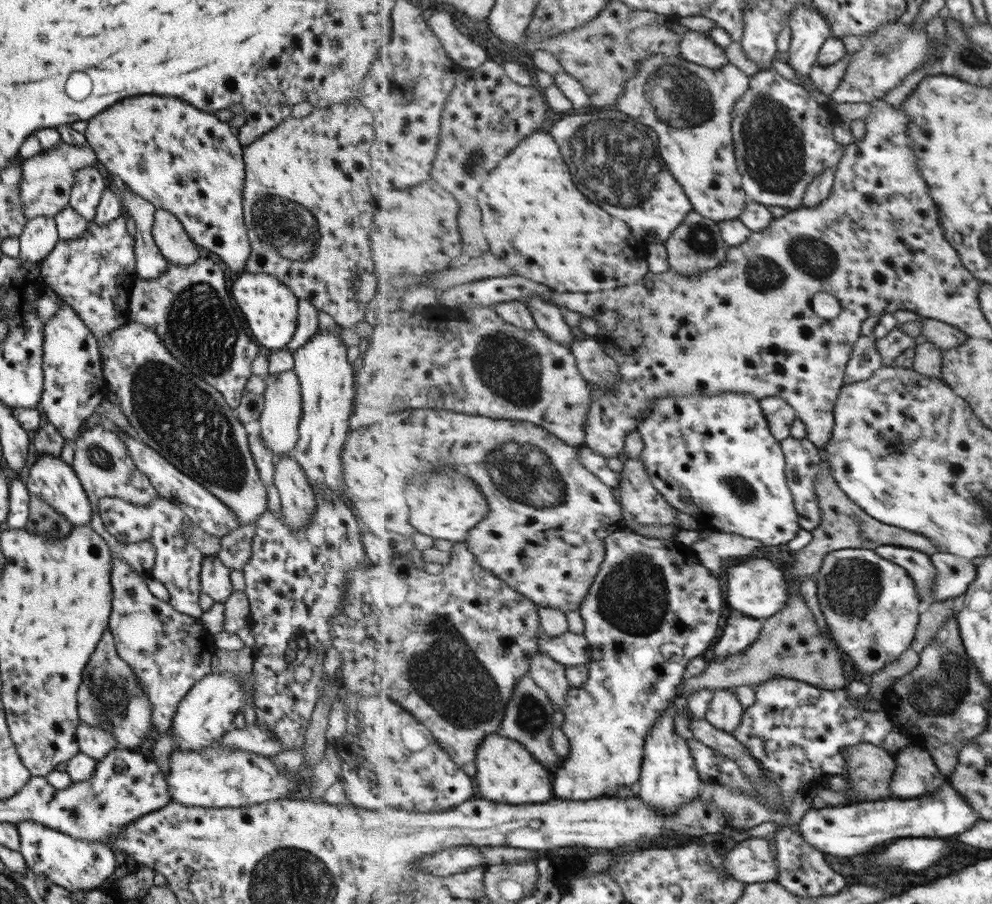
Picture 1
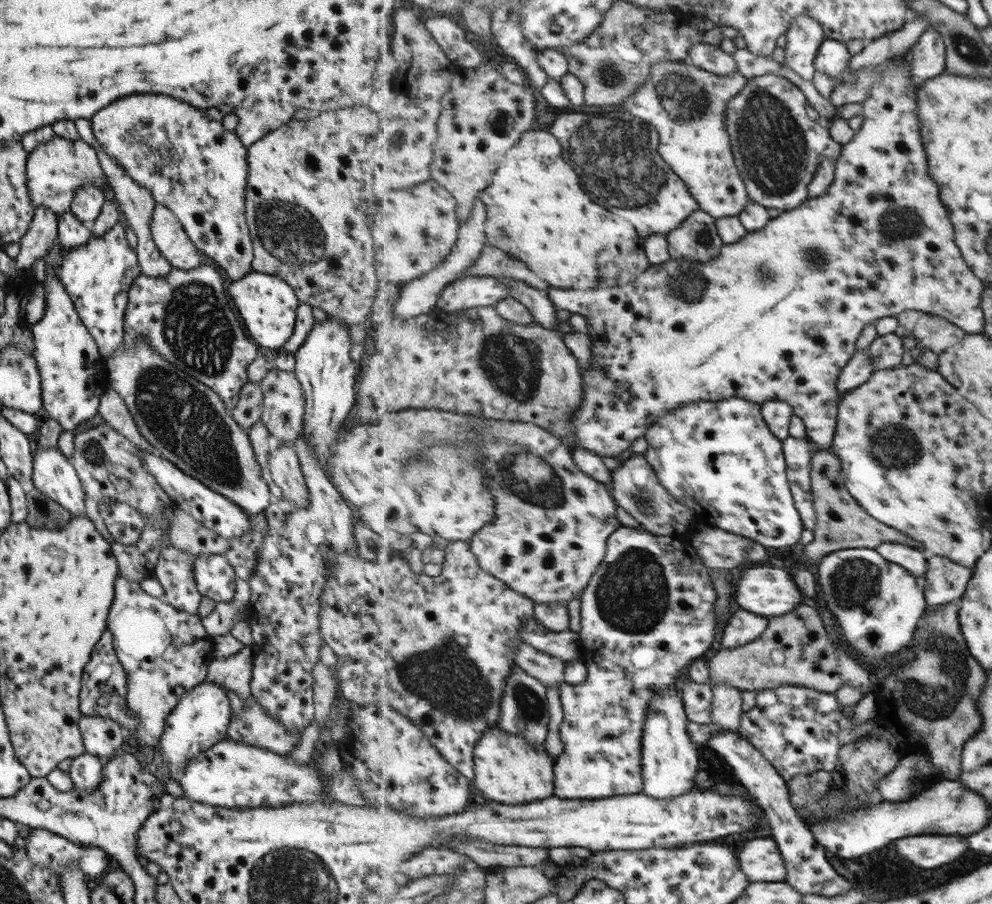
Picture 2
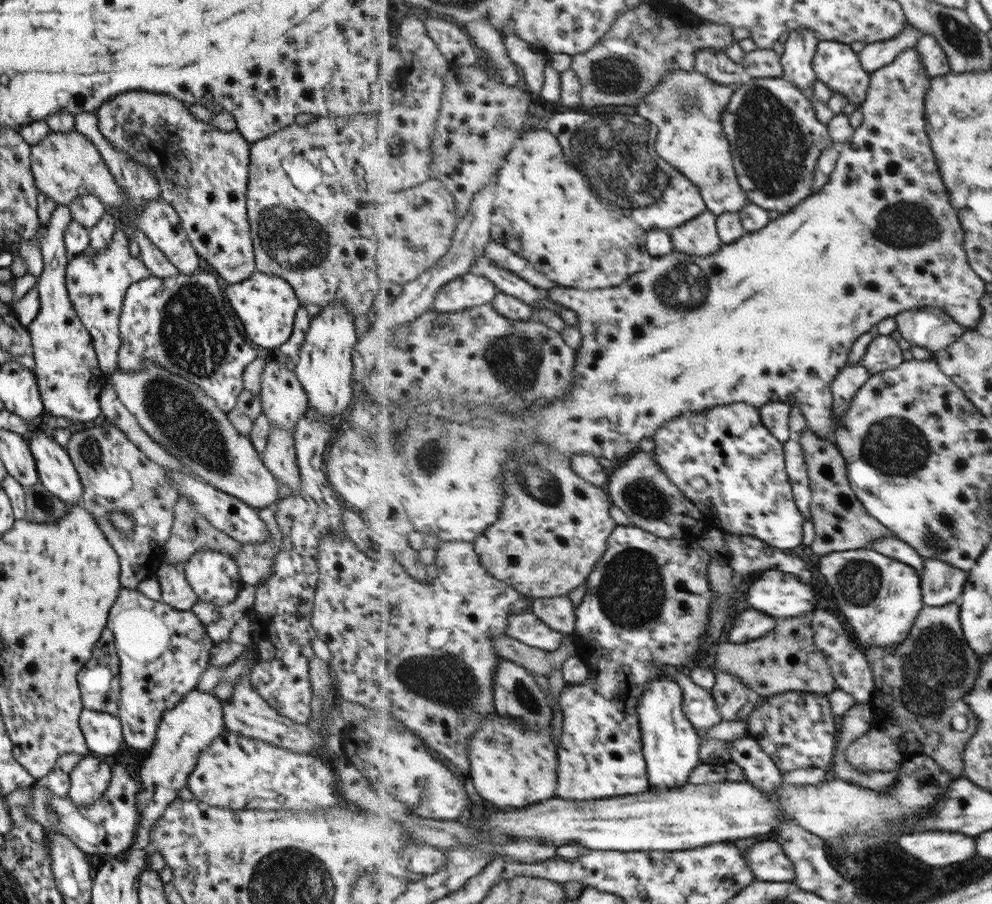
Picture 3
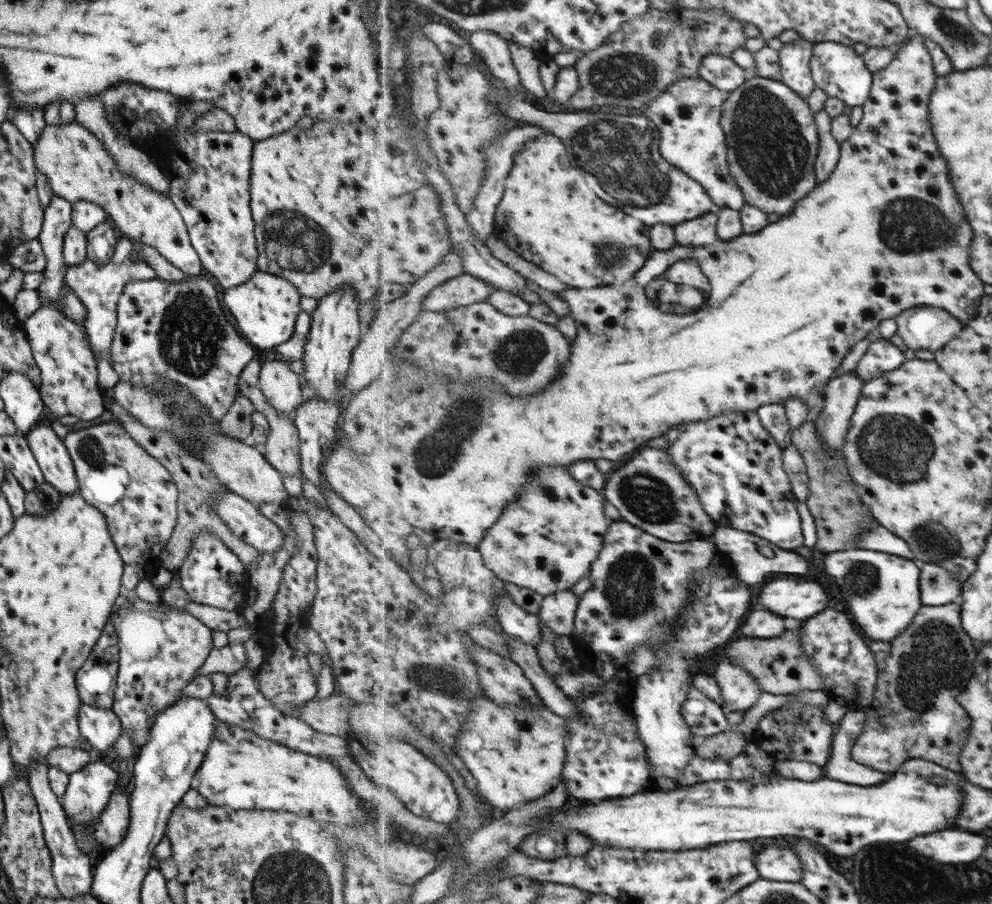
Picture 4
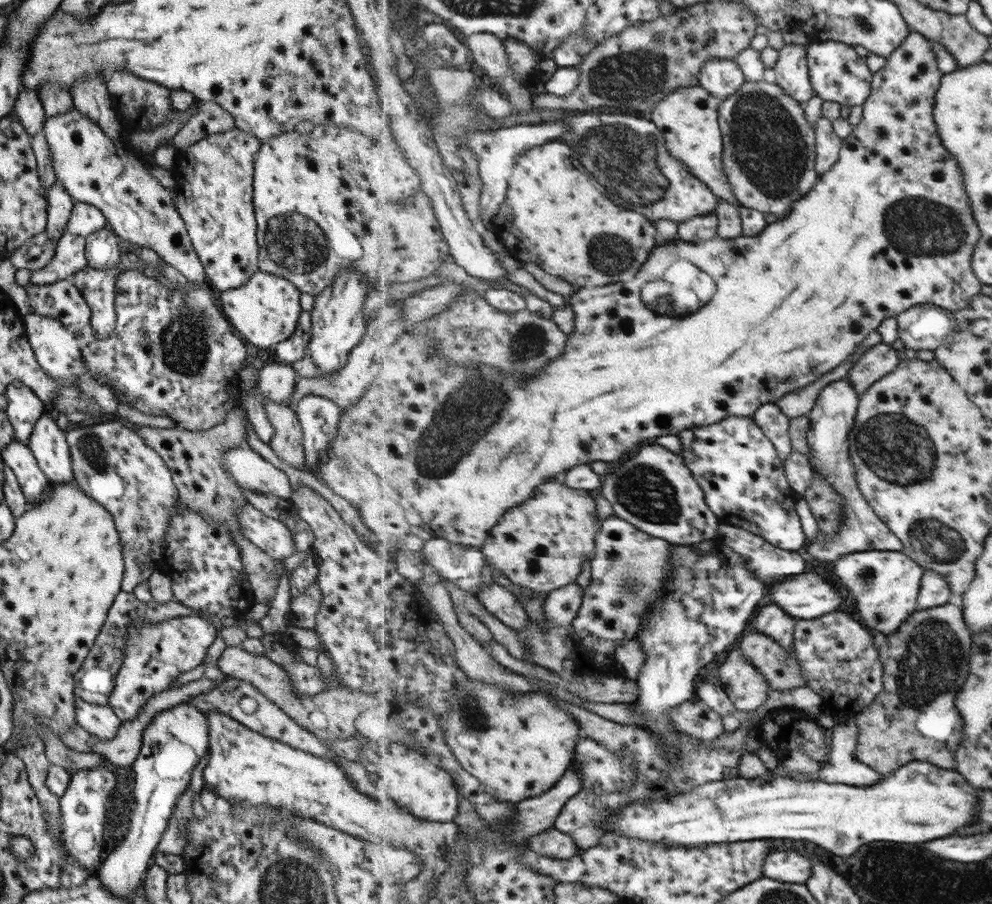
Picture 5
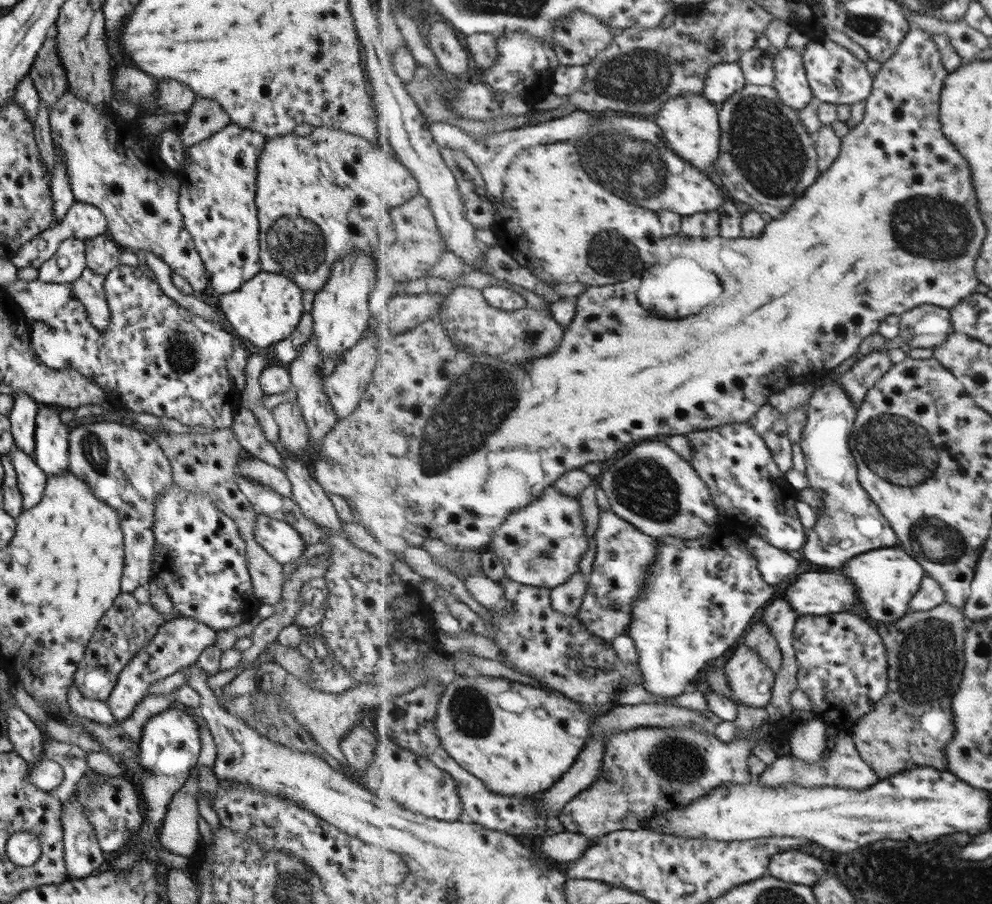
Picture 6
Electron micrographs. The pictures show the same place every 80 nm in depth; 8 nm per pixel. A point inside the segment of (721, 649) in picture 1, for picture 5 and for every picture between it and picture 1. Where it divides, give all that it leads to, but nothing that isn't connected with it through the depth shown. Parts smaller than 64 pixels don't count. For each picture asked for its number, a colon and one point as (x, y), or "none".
2: (743, 627)
3: (752, 624)
4: (763, 622)
5: (773, 621)

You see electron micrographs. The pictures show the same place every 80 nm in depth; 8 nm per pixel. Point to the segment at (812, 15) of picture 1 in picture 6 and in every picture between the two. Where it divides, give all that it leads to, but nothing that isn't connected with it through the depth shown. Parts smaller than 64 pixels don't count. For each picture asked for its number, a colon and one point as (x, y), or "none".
2: (805, 38)
3: (801, 46)
4: (795, 57)
5: (791, 72)
6: (792, 83)

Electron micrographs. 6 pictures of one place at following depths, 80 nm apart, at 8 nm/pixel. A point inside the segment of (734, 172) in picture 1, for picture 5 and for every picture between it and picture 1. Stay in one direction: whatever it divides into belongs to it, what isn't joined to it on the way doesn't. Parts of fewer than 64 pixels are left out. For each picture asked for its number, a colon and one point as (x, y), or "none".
2: (688, 104)
3: (688, 107)
4: (689, 113)
5: (689, 116)

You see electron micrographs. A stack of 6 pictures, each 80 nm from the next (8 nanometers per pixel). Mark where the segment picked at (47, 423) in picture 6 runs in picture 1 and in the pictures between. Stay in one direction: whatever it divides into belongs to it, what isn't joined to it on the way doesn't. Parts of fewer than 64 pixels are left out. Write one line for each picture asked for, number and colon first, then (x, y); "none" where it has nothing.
1: (50, 478)
2: (52, 475)
3: (56, 474)
4: (54, 462)
5: (47, 443)

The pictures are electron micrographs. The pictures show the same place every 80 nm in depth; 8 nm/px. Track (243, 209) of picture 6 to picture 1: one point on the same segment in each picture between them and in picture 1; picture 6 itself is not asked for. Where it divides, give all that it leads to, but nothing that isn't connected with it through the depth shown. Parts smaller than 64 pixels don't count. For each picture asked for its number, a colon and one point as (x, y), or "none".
1: (187, 162)
2: (190, 164)
3: (202, 172)
4: (209, 172)
5: (212, 178)

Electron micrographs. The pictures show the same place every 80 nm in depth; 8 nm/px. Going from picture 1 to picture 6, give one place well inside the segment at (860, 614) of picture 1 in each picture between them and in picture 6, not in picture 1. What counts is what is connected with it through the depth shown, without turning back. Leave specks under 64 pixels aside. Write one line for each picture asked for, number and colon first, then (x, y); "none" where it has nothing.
2: (878, 604)
3: (880, 597)
4: (883, 591)
5: (886, 584)
6: (888, 579)

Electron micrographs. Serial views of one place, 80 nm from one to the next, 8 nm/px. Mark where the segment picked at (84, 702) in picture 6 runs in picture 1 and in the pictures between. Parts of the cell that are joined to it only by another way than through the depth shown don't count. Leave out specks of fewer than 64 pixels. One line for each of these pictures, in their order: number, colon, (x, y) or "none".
1: (96, 742)
2: (101, 737)
3: (102, 733)
4: (99, 727)
5: (100, 721)

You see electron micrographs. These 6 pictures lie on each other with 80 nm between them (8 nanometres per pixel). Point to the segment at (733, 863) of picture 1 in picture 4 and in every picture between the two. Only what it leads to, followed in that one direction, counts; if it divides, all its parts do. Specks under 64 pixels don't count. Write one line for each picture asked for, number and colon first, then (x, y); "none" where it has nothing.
2: (760, 859)
3: (768, 860)
4: (781, 864)

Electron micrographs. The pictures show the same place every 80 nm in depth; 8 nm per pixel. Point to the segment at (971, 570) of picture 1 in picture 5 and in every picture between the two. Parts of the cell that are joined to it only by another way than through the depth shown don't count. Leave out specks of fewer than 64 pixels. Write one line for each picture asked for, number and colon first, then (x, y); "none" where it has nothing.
2: (946, 579)
3: (942, 583)
4: (939, 587)
5: (936, 591)

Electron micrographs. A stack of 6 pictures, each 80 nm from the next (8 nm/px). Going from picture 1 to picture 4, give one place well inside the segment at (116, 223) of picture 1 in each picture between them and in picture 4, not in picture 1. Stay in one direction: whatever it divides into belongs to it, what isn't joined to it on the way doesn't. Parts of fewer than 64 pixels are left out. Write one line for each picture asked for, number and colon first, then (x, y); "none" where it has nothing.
2: (96, 276)
3: (96, 282)
4: (98, 286)

